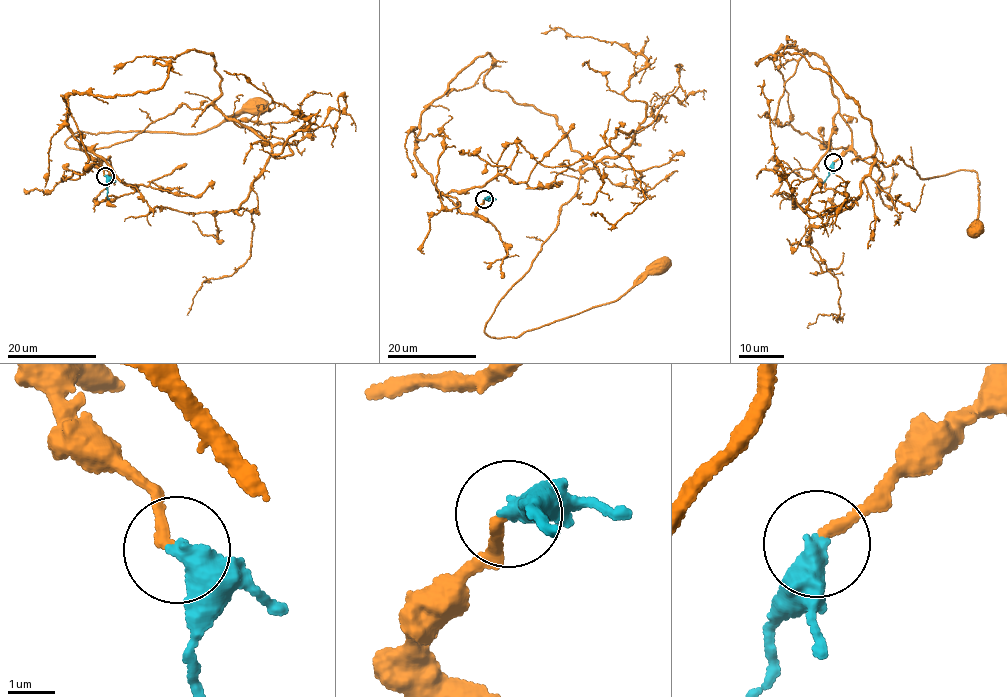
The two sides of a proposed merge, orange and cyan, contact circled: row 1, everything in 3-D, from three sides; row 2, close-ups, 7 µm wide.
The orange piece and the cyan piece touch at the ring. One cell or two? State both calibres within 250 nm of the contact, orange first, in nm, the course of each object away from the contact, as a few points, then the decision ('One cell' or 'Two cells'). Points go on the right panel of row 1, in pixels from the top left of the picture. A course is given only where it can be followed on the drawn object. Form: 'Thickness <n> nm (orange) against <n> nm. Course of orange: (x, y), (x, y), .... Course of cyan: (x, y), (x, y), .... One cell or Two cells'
Thickness 240 nm (orange) against 500 nm. Course of orange: (834, 162), (852, 142), (838, 113), (779, 191), (808, 244), (898, 156), (924, 179), (975, 171), (974, 229). Course of cyan: (833, 163), (823, 182). One cell

